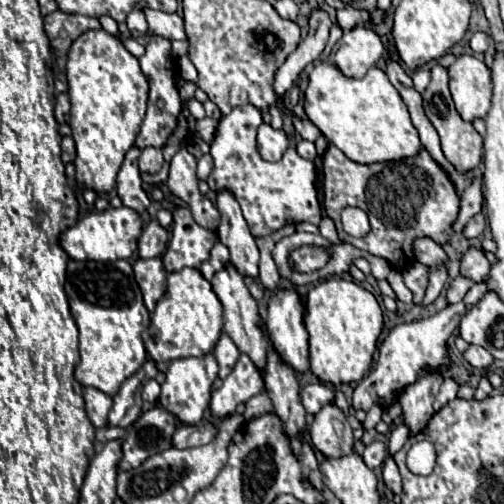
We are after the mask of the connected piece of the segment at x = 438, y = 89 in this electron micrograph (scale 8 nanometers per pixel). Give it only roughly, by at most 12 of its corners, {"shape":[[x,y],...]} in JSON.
{"shape":[[447,67],[431,69],[423,93],[445,157],[477,167],[483,139],[455,111]]}

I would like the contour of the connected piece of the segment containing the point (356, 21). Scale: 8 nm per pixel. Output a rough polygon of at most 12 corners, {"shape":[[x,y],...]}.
{"shape":[[339,9],[337,25],[353,29],[369,21],[369,11]]}

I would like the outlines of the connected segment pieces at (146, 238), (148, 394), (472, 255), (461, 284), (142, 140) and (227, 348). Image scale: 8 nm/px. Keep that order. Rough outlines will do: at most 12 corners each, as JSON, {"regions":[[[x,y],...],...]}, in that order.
{"regions":[[[153,219],[139,239],[139,257],[161,257],[169,233]],[[149,379],[143,387],[143,399],[155,401],[159,397],[159,383]],[[479,249],[463,257],[461,275],[485,275],[491,263]],[[455,277],[447,289],[447,301],[459,303],[471,289],[471,281]],[[153,35],[139,57],[149,81],[135,145],[159,147],[177,129],[181,97],[171,41]],[[223,331],[215,353],[219,353],[219,377],[231,373],[241,351]]]}

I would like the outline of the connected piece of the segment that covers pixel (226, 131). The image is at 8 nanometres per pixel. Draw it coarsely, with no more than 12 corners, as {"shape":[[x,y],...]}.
{"shape":[[257,107],[221,117],[211,191],[239,201],[253,237],[319,225],[315,165],[255,149]]}

